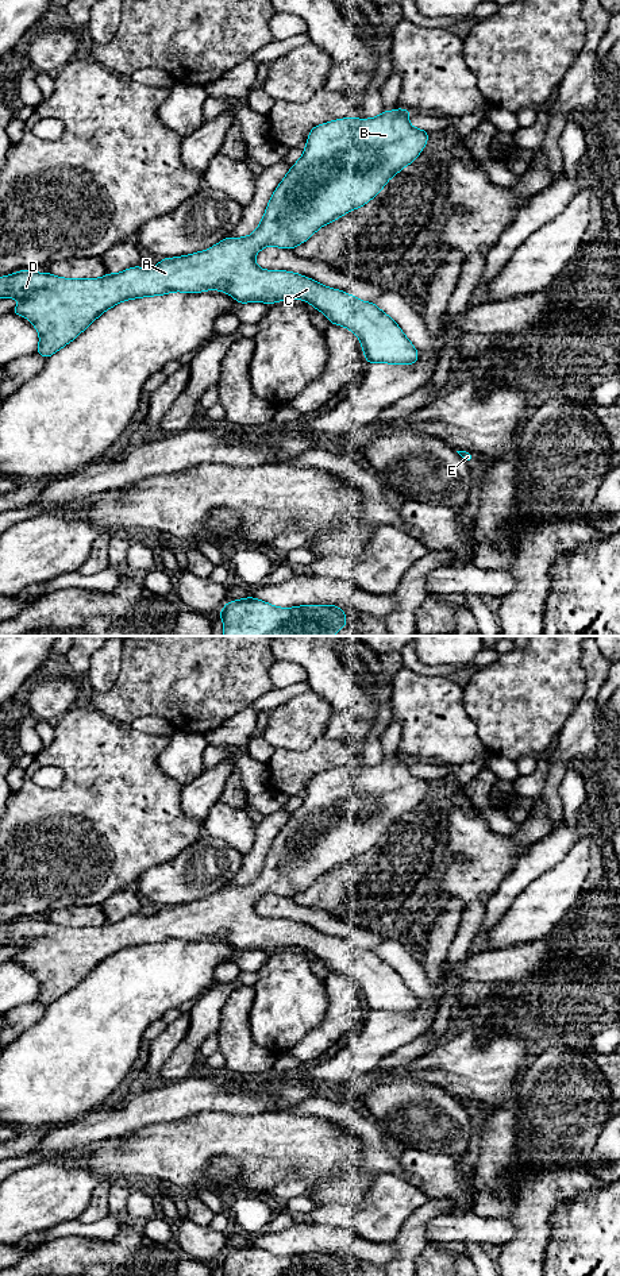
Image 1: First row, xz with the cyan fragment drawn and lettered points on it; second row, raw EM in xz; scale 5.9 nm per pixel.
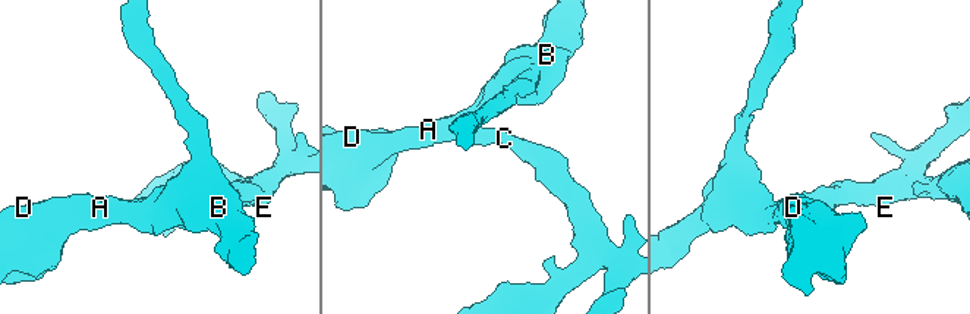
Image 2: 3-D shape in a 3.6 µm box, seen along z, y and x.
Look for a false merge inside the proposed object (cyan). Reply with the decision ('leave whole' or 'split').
leave whole

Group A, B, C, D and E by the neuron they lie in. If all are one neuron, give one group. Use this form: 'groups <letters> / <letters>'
groups A B C D E

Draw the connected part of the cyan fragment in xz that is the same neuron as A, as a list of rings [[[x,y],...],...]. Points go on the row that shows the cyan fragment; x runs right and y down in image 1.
[[[397,108],[394,111],[384,111],[380,116],[371,119],[346,117],[313,127],[309,131],[303,155],[289,169],[288,174],[273,192],[258,228],[249,236],[224,238],[205,251],[161,259],[153,269],[134,266],[116,274],[107,273],[101,278],[73,280],[57,277],[50,273],[20,270],[0,277],[0,298],[15,297],[20,300],[20,304],[16,305],[11,313],[20,315],[32,323],[39,332],[39,346],[35,354],[46,359],[73,342],[105,311],[126,300],[162,296],[173,292],[196,294],[204,290],[222,290],[234,297],[238,304],[258,301],[272,305],[282,300],[304,300],[319,312],[324,313],[331,324],[346,327],[358,336],[366,363],[415,365],[419,359],[417,350],[396,321],[389,315],[384,313],[374,302],[362,301],[346,292],[324,286],[299,273],[263,270],[254,262],[257,252],[267,246],[292,250],[303,242],[307,242],[323,225],[367,204],[384,189],[385,184],[393,176],[407,165],[411,165],[423,151],[430,134],[425,130],[419,130],[409,124],[408,117],[411,113],[412,112],[408,109]]]

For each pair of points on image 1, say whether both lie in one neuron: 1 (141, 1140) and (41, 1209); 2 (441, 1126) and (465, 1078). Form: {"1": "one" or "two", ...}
{"1": "two", "2": "two"}

